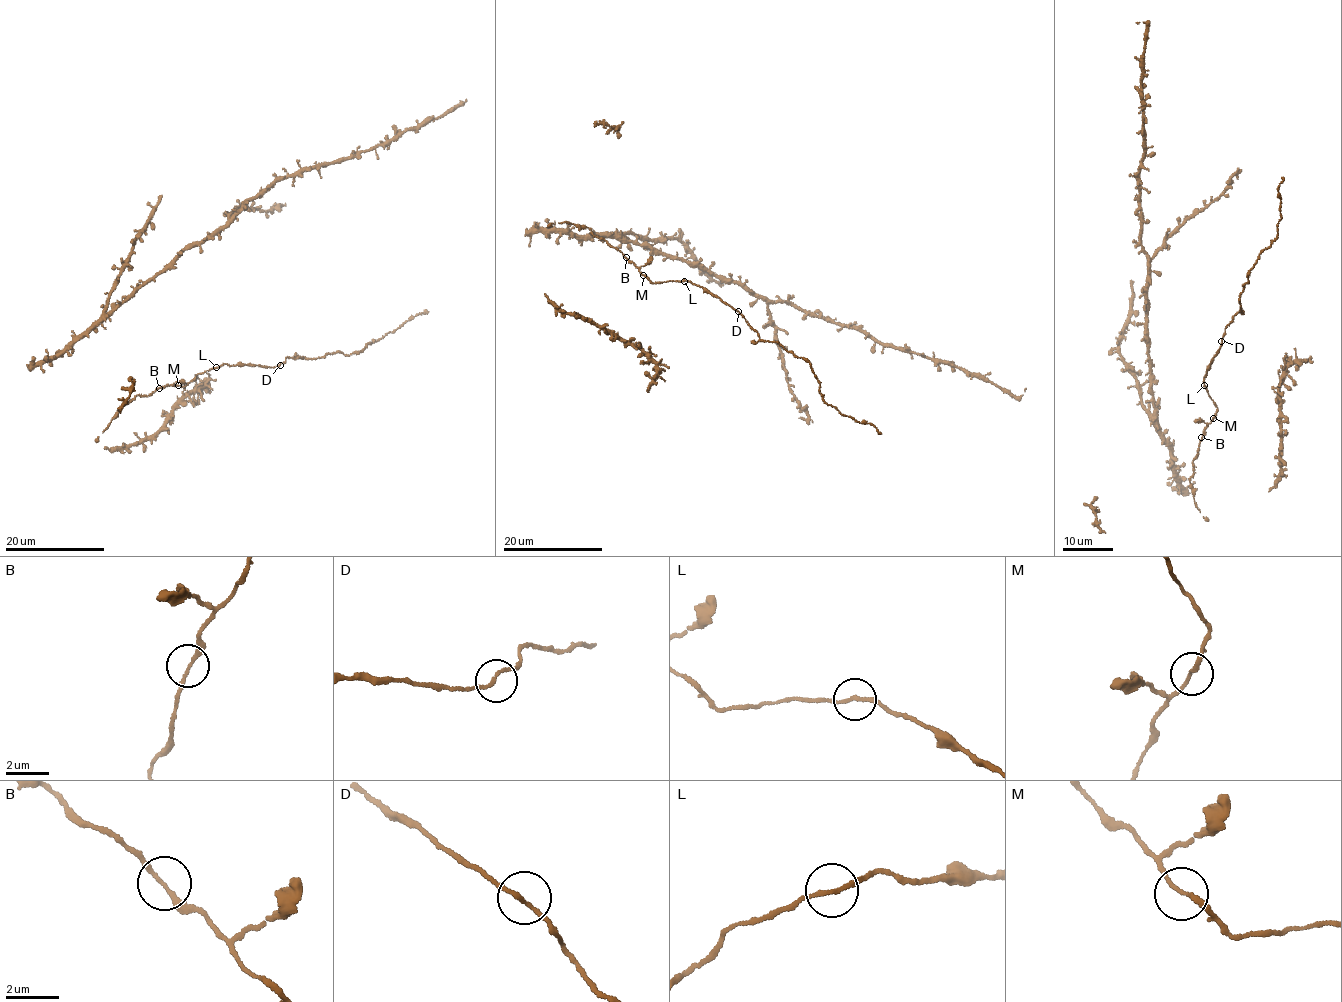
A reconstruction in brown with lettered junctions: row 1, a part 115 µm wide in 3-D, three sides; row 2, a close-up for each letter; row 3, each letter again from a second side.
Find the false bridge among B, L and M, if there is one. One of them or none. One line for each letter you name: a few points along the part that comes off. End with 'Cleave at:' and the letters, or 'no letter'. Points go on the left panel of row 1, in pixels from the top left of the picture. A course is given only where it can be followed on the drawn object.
Cleave at: no letter

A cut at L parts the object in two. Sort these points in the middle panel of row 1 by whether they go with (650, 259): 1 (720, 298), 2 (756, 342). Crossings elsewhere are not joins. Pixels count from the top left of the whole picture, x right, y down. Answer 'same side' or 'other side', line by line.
1: other side
2: other side

